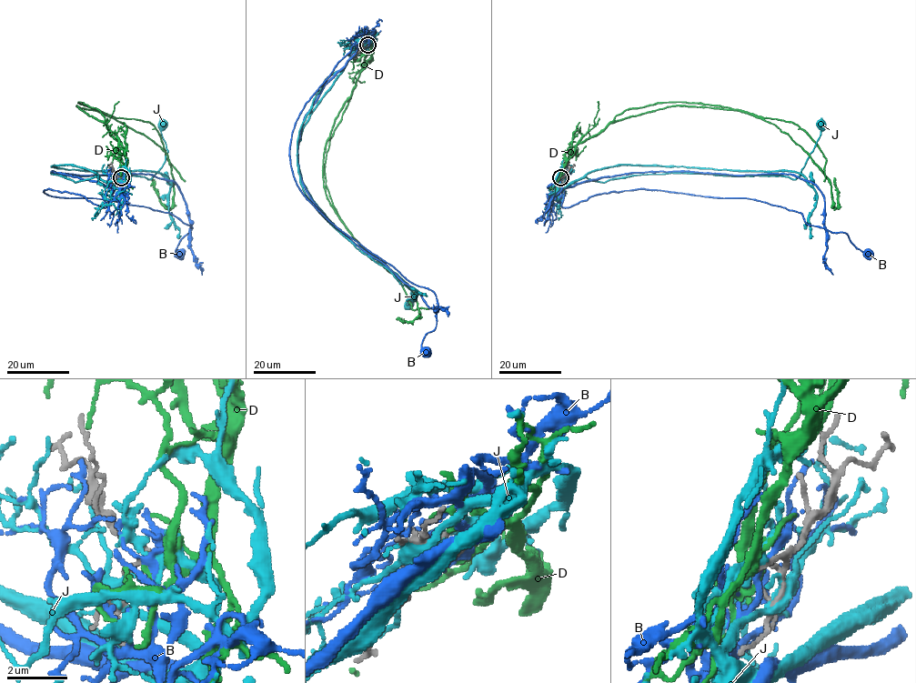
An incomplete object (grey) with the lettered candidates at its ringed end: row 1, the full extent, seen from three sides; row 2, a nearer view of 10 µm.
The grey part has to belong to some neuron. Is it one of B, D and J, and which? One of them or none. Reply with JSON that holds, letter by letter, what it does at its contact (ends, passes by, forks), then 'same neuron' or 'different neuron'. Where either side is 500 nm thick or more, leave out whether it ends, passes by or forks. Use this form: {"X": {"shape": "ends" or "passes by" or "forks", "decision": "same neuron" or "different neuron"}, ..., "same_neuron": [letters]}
{"B": {"shape": "forks", "decision": "different neuron"}, "D": {"shape": "forks", "decision": "same neuron"}, "J": {"shape": "forks", "decision": "different neuron"}, "same_neuron": ["D"]}

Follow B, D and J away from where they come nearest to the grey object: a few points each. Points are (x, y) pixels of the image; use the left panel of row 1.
B: (120, 176), (105, 207), (78, 195), (44, 190), (174, 215), (192, 227), (176, 248), (183, 255)
D: (122, 178), (125, 149), (105, 125), (77, 105), (156, 144), (173, 179), (170, 206), (160, 202), (151, 177)
J: (121, 177), (125, 185), (115, 188), (85, 167), (51, 166), (161, 173), (171, 185), (170, 215), (177, 237)

